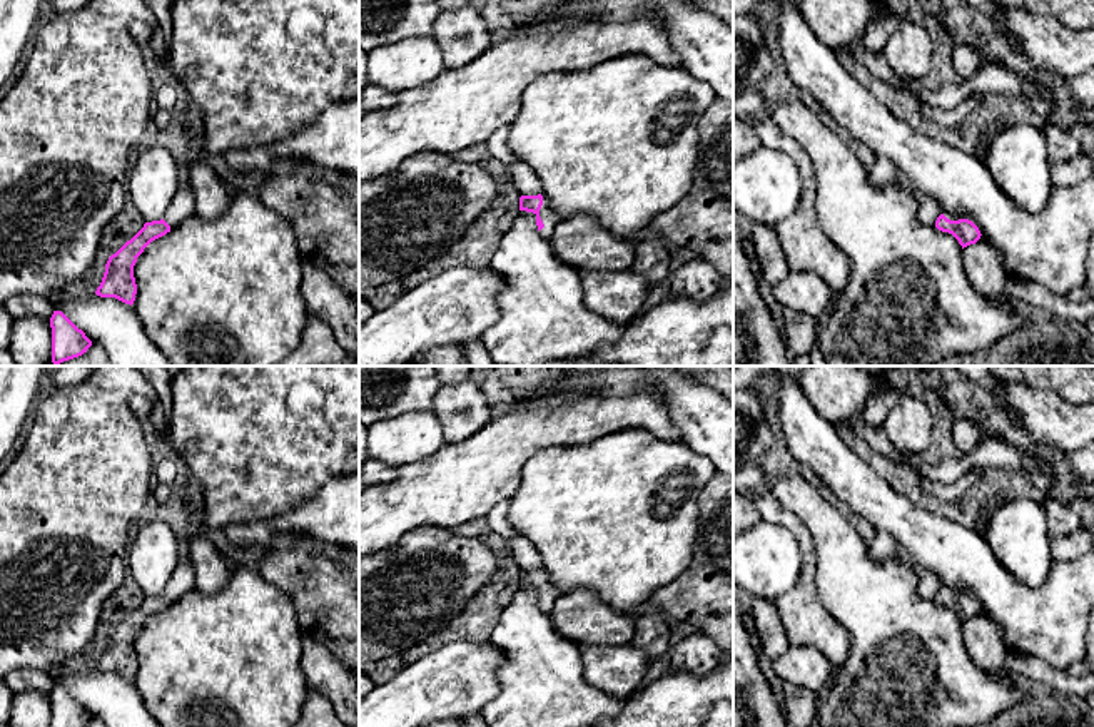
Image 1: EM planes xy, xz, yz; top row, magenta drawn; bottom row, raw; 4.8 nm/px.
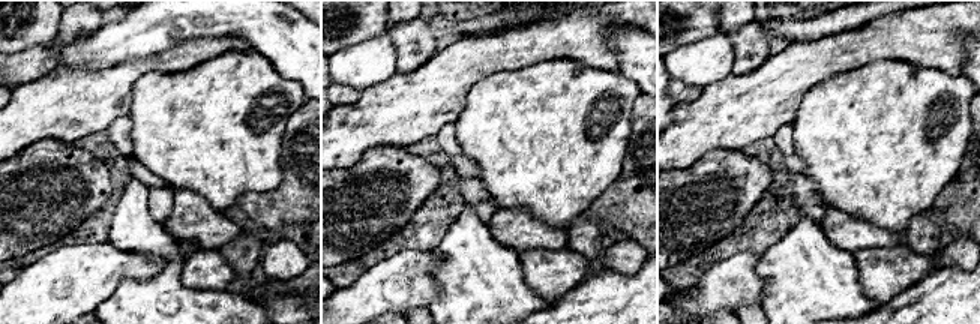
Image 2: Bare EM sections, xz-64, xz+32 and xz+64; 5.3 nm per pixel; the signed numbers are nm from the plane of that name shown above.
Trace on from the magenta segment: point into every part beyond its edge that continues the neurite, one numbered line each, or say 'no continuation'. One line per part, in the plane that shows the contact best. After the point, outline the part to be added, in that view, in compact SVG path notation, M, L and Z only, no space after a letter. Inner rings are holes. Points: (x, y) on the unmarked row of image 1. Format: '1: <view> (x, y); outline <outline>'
1: xz (550, 592); outline M543 572L543 580L539 583L539 592L544 598L544 602L539 605L539 608L546 613L550 613L556 603L556 600L561 597L560 588L550 580L548 573Z

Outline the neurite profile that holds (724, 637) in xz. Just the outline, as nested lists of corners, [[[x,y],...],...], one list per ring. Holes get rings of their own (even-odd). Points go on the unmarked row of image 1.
[[[715,473],[698,500],[698,535],[690,567],[655,592],[653,602],[668,620],[688,622],[733,653],[733,476]]]

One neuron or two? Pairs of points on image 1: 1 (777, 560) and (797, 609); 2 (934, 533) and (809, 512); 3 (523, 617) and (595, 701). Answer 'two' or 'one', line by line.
1: two
2: two
3: one

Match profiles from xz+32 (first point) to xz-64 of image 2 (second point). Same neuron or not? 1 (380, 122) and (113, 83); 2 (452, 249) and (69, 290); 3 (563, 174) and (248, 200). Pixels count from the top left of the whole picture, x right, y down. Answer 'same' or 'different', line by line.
1: same
2: different
3: different

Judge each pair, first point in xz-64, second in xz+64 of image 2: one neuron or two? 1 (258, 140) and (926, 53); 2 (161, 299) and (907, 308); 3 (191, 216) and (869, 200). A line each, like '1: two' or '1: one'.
1: two
2: two
3: two

